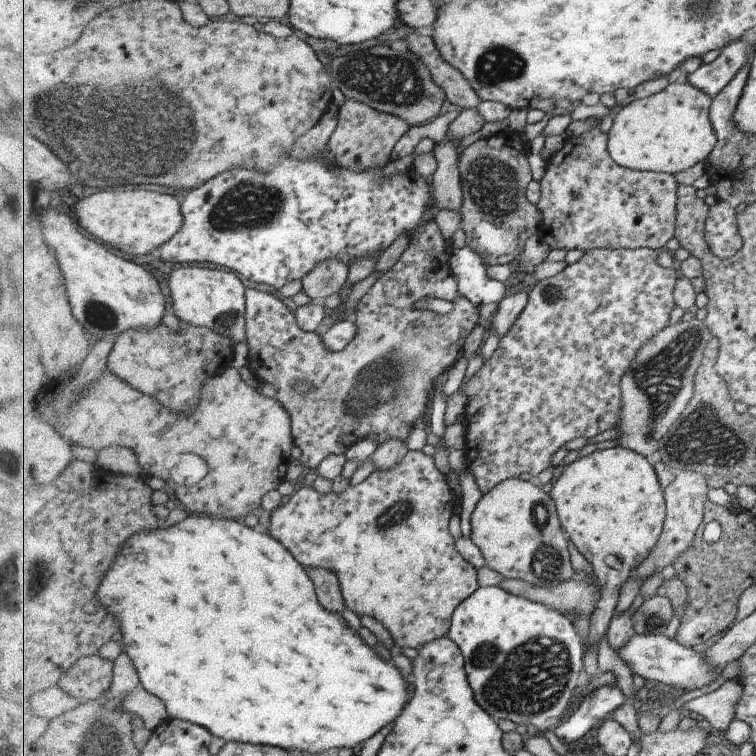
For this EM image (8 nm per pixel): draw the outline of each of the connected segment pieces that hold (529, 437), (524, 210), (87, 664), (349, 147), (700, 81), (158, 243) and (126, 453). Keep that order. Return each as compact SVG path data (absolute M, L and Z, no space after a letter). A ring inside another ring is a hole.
M651 248L639 249L594 249L585 253L577 262L568 265L565 270L556 276L536 282L531 288L527 307L521 312L517 321L511 326L507 335L500 340L492 356L485 361L481 368L463 385L462 393L467 396L465 404L466 446L464 454L469 462L472 474L476 479L480 492L485 494L496 488L501 482L529 474L533 481L536 477L551 468L551 458L557 450L567 446L575 438L590 439L599 436L605 430L616 428L621 421L622 389L621 380L626 370L636 358L636 353L661 330L671 322L671 312L676 304L676 285L679 282L677 272L673 268L663 268L657 262L659 250Z
M504 130L503 132L499 132L496 136L490 136L476 141L462 150L460 156L460 170L462 175L461 183L464 191L464 204L461 208L462 216L464 217L462 221L462 229L466 232L466 246L469 246L472 250L479 252L479 255L485 255L486 261L490 265L511 265L511 262L513 262L513 260L517 260L517 258L521 256L521 252L525 250L527 240L529 240L531 236L536 238L538 228L543 225L543 216L541 210L537 205L531 204L531 202L529 202L529 198L527 198L527 186L529 186L529 182L533 180L533 176L531 176L531 172L529 170L530 148L526 142L521 141L521 137L522 134Z
M99 654L80 659L57 684L83 702L98 699L113 682L114 662Z
M346 99L339 108L337 130L328 146L337 162L351 171L363 171L372 167L385 167L391 158L395 144L409 132L409 122L390 113L380 112L363 102Z
M747 40L734 41L727 45L717 58L709 64L701 64L701 66L687 78L690 84L703 92L717 97L728 85L735 79L735 76L742 72L742 69L750 66L747 64L752 60L755 52L755 44L747 42Z
M105 189L77 202L75 214L80 221L80 226L98 238L97 240L129 256L149 254L149 252L154 254L159 248L169 243L184 228L185 223L183 204L177 200L177 196L165 194L165 192L151 192L151 190L147 192L147 190L134 189L119 192L115 189Z
M111 446L98 452L98 459L95 462L98 469L107 470L111 473L132 475L141 477L142 472L137 456L133 450L119 446Z

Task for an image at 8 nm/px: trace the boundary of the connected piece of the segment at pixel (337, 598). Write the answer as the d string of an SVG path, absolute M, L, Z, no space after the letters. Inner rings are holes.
M310 567L307 569L309 577L317 584L317 594L321 596L321 604L333 612L343 612L345 608L345 598L341 592L341 584L337 574L330 569L322 567Z

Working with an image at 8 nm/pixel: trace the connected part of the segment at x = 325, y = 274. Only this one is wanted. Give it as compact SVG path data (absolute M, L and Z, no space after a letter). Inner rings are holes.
M330 259L319 264L312 273L302 279L304 292L313 302L321 304L327 296L339 294L346 286L347 278L349 278L348 265Z

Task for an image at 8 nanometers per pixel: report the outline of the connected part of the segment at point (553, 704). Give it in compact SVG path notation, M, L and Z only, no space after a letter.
M484 587L479 588L468 600L465 600L460 607L457 608L455 615L452 617L452 628L448 636L456 642L459 649L463 652L466 659L466 672L468 673L469 683L472 685L473 691L476 693L477 703L487 712L491 713L498 721L499 719L508 719L517 724L531 724L535 728L543 729L545 738L552 740L554 733L559 726L560 717L564 714L570 699L573 697L573 692L577 688L577 680L579 674L584 667L584 657L586 656L583 638L579 630L575 626L573 620L565 616L563 613L556 612L554 609L549 609L542 603L528 600L520 595L512 594L502 587Z

